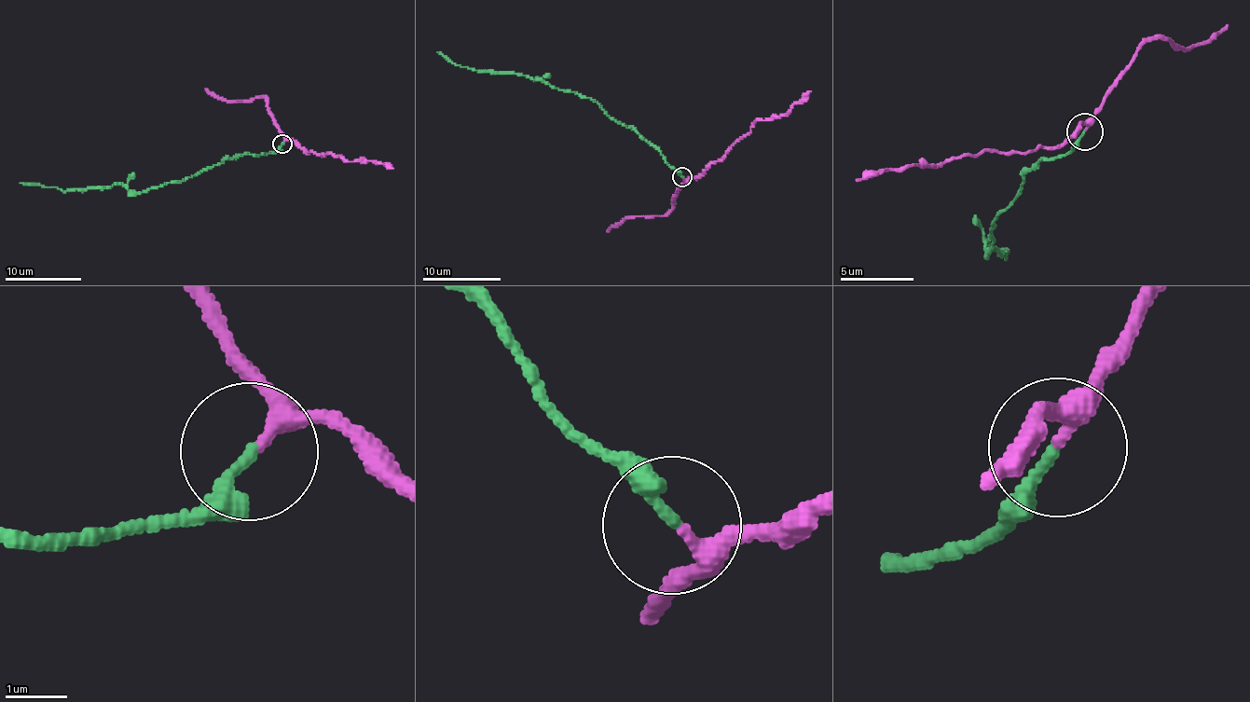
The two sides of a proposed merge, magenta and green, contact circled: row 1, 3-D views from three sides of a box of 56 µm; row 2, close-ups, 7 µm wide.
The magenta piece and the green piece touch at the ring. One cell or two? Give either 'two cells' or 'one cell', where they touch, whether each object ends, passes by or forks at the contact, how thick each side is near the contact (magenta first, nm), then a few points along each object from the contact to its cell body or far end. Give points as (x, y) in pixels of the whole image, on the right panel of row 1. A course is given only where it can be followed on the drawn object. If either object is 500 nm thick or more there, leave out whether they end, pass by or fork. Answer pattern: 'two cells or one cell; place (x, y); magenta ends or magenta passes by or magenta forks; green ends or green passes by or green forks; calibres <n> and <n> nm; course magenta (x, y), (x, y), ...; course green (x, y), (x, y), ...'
one cell; place (1085, 131); magenta passes by; green ends; calibres 220 and 190 nm; course magenta (1083, 132), (1085, 124), (1052, 147), (967, 154), (940, 168), (916, 164), (888, 171), (874, 170), (856, 180); course green (1084, 132), (1074, 148), (1036, 160), (992, 224), (989, 252), (987, 239), (1008, 258), (995, 249)

